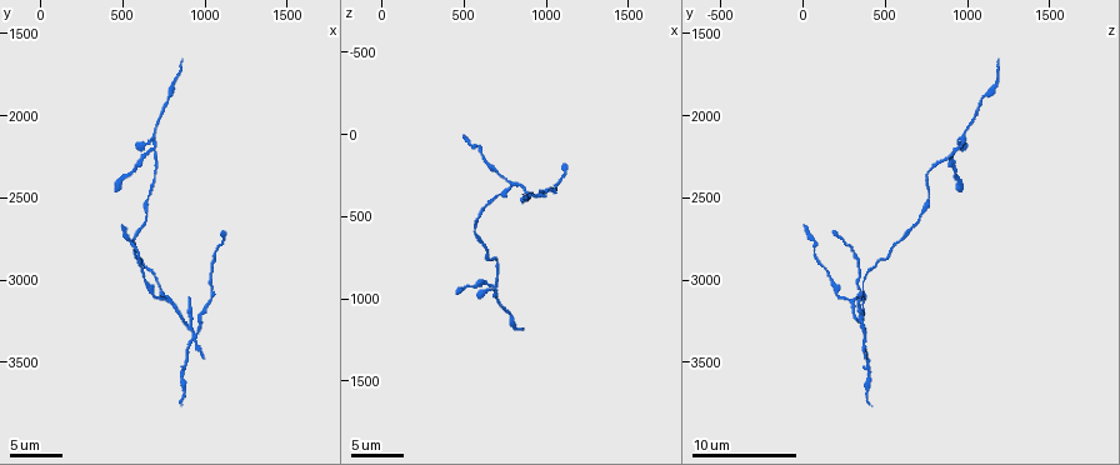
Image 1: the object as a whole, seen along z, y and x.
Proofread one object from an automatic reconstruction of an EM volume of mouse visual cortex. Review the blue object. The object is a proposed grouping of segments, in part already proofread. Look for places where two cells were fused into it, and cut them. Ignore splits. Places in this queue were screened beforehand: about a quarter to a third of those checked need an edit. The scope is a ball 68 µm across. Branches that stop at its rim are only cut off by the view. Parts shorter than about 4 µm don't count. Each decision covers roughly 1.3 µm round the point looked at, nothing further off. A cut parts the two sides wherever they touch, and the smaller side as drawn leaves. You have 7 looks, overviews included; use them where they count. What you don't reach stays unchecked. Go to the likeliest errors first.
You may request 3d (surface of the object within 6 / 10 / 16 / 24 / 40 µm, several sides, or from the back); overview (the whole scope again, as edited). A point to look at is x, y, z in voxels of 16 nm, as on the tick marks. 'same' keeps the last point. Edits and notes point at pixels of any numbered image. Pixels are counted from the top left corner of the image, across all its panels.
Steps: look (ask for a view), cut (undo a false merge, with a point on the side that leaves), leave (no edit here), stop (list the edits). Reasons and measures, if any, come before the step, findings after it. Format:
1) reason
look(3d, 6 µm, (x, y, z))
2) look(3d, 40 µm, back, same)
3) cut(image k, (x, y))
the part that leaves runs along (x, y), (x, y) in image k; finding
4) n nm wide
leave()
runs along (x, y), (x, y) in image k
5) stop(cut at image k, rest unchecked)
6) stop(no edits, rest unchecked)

side arm on a straight run
look(3d, 16 µm, (940, 3320, 380))

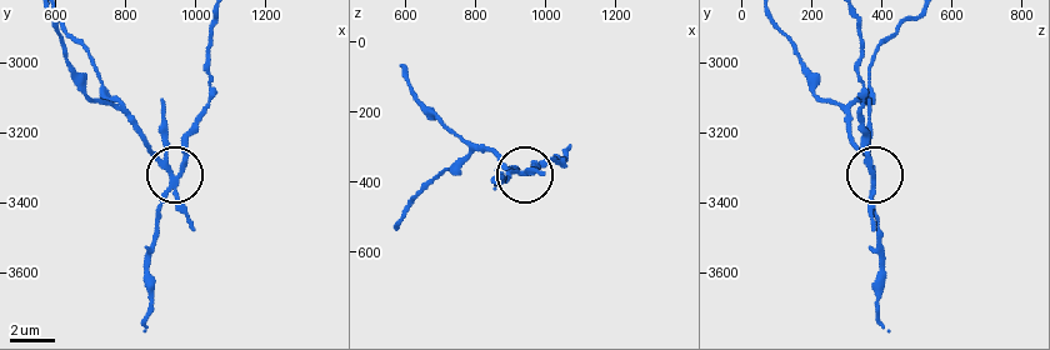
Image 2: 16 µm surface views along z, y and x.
cut(image 2, (186, 140))
the part that leaves runs along (170, 166), (183, 159), (186, 130), (208, 96), (213, 24) in image 2; two cells meet here

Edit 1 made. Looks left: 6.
look(overview)

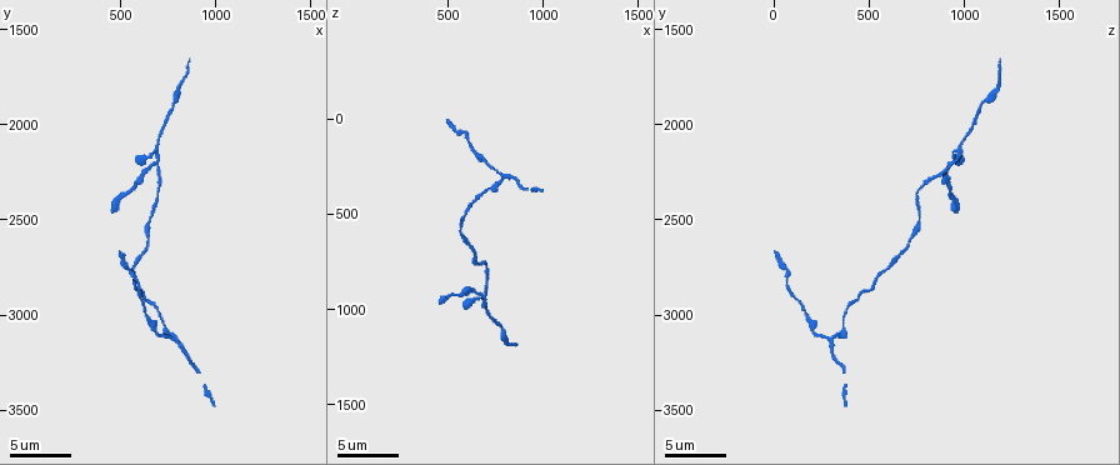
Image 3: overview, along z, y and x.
side arm on a straight run
look(3d, 10 µm, (690, 2190, 930))

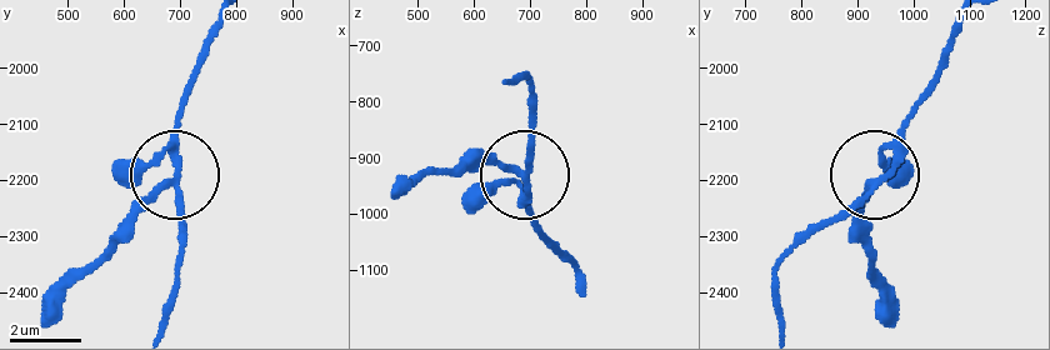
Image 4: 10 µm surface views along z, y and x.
side arm 6 µm
cut(image 4, (128, 215))
the part that leaves runs along (168, 184), (48, 321) in image 4; two cells meet here

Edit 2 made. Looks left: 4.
look(3d, 10 µm, (560, 2810, 530))

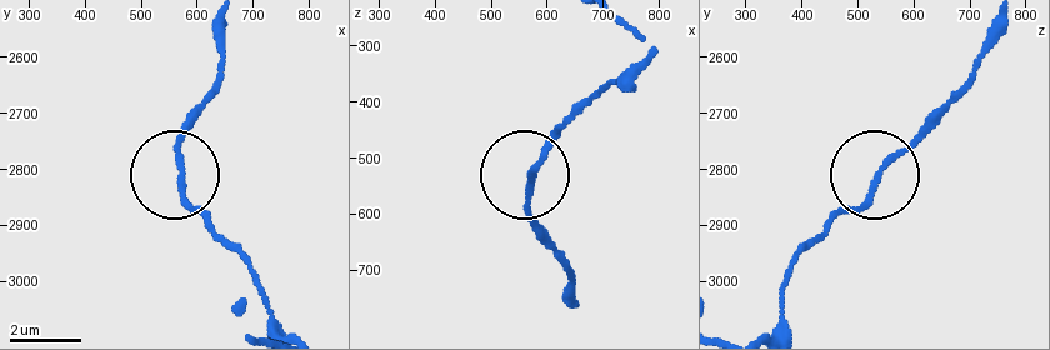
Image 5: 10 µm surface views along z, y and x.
look(3d, 10 µm, back, (565, 2805, 540))

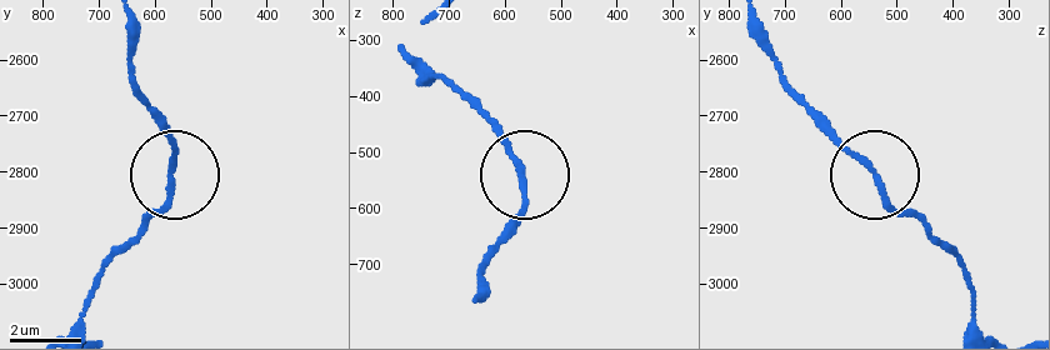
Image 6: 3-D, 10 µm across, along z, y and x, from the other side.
170 nm wide
leave()
runs along (521, 173), (471, 104) in image 6; one cell here

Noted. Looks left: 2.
stop(cut at image 2, cut at image 4, rest unchecked)

